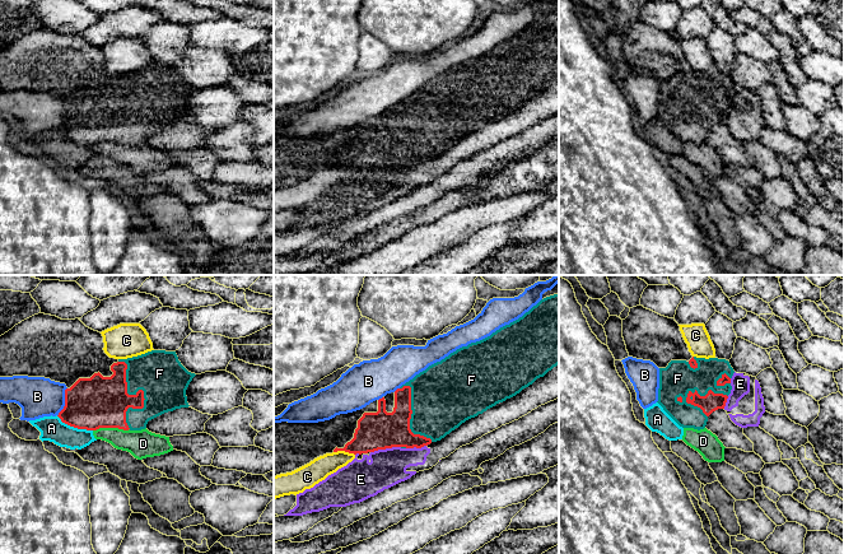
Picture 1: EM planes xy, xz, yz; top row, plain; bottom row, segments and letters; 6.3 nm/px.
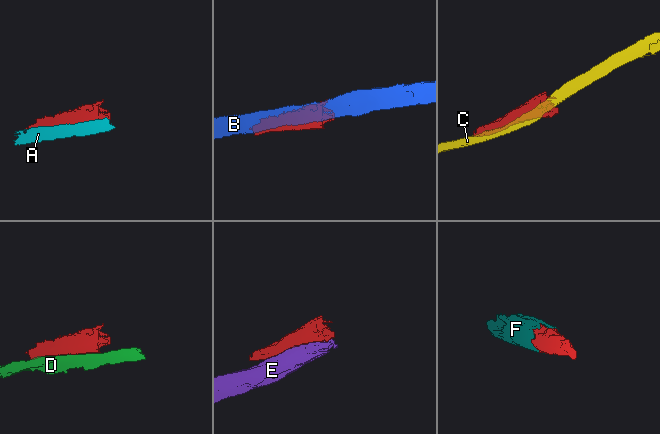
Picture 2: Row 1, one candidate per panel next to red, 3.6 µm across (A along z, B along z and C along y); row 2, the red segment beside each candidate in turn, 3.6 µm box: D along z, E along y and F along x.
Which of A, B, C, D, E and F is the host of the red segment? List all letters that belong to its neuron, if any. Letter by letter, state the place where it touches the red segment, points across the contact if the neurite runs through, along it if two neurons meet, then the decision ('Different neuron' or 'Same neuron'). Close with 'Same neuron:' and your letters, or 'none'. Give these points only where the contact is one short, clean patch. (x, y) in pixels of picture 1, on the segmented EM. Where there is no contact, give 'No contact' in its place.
A: Touches red at xy (74, 427). Different neuron
B: Touches red at xy (65, 401). Different neuron
C: Touches red at xz (344, 450). Different neuron
D: Touches red at xy (111, 427). Different neuron
E: Touches red at xz (385, 448). Different neuron
F: Touches red at xy (143, 391). Same neuron
Same neuron: F

